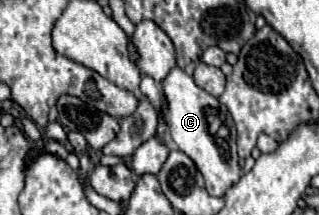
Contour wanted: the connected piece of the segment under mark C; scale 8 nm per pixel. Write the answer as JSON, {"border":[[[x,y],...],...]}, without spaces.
{"border":[[[179,67],[171,69],[167,79],[161,83],[161,89],[169,101],[167,123],[175,145],[187,157],[193,159],[193,163],[197,165],[197,169],[205,179],[207,193],[213,197],[223,197],[225,191],[241,179],[241,167],[239,167],[239,155],[237,155],[237,133],[229,111],[225,109],[225,105],[219,103],[217,97],[197,87],[193,77],[185,75],[185,71]]]}

